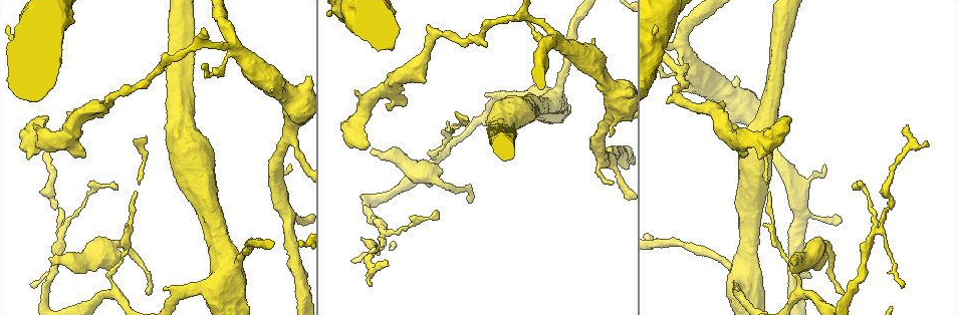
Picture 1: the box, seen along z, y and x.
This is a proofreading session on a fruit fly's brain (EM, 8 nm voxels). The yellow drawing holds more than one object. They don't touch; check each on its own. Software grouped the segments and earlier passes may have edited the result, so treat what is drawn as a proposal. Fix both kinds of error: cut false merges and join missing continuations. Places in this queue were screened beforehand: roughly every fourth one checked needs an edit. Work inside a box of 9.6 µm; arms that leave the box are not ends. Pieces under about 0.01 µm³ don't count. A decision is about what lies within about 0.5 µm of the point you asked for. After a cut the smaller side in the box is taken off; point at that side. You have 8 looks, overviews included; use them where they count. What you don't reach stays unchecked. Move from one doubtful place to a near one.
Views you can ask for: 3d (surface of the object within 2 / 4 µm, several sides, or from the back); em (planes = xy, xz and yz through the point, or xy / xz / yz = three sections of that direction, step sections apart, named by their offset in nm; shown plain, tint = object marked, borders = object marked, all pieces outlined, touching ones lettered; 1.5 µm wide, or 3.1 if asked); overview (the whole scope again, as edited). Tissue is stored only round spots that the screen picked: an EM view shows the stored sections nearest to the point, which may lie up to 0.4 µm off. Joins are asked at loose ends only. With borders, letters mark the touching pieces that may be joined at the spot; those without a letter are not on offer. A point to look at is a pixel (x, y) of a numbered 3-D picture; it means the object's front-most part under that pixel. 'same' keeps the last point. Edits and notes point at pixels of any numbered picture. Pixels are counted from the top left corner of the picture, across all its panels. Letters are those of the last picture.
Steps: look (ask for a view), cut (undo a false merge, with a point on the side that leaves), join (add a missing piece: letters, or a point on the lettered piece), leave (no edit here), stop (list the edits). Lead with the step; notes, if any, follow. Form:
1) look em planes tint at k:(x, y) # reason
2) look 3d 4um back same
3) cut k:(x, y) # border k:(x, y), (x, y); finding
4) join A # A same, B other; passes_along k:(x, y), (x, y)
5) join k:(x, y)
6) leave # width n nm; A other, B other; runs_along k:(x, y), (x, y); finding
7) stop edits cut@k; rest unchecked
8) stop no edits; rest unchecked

look 3d 2um at 1:(438, 215) # an open end

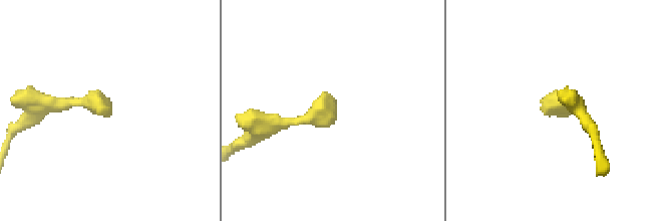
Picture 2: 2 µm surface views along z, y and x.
look em xy step 8 tint at 2:(109, 116)

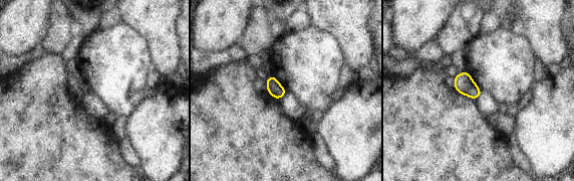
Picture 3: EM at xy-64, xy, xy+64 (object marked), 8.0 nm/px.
look em planes borders same

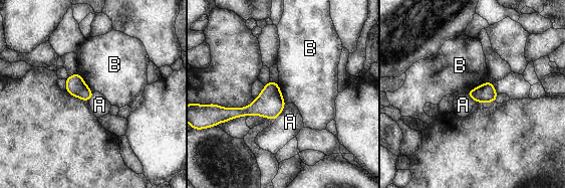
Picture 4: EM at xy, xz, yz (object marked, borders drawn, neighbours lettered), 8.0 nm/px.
leave # width 160 nm; A other, B other; border 4:(286, 105), (276, 120); no lettered piece goes on from it

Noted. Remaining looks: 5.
look em planes borders at 1:(60, 232) # four or more arms meet

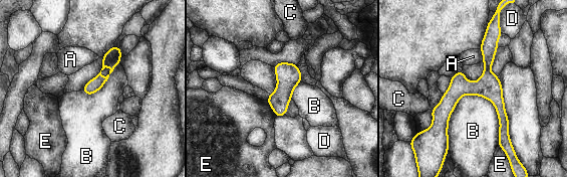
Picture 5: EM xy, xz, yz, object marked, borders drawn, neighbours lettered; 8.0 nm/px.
leave # A other, B other, C other, D other, E other; border 5:(488, 99), (460, 99), (448, 151); continuous, no second neuron

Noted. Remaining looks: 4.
look em xy step 8 borders at 1:(791, 264) # branch stops here

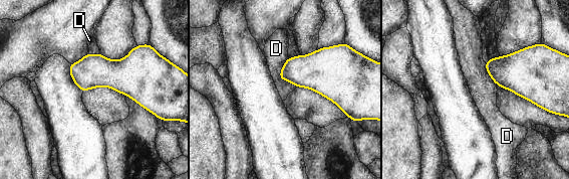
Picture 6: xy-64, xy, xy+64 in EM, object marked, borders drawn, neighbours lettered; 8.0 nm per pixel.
look em planes borders same # cut it another way

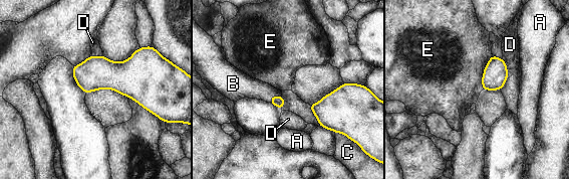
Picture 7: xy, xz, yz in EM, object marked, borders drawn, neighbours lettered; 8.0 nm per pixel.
join 7:(244, 85) # A other, B same, C other, D other, E other; passes_along 7:(278, 101), (273, 96), (244, 85); it goes on there

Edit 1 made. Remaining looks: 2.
stop edits join@7; rest unchecked

